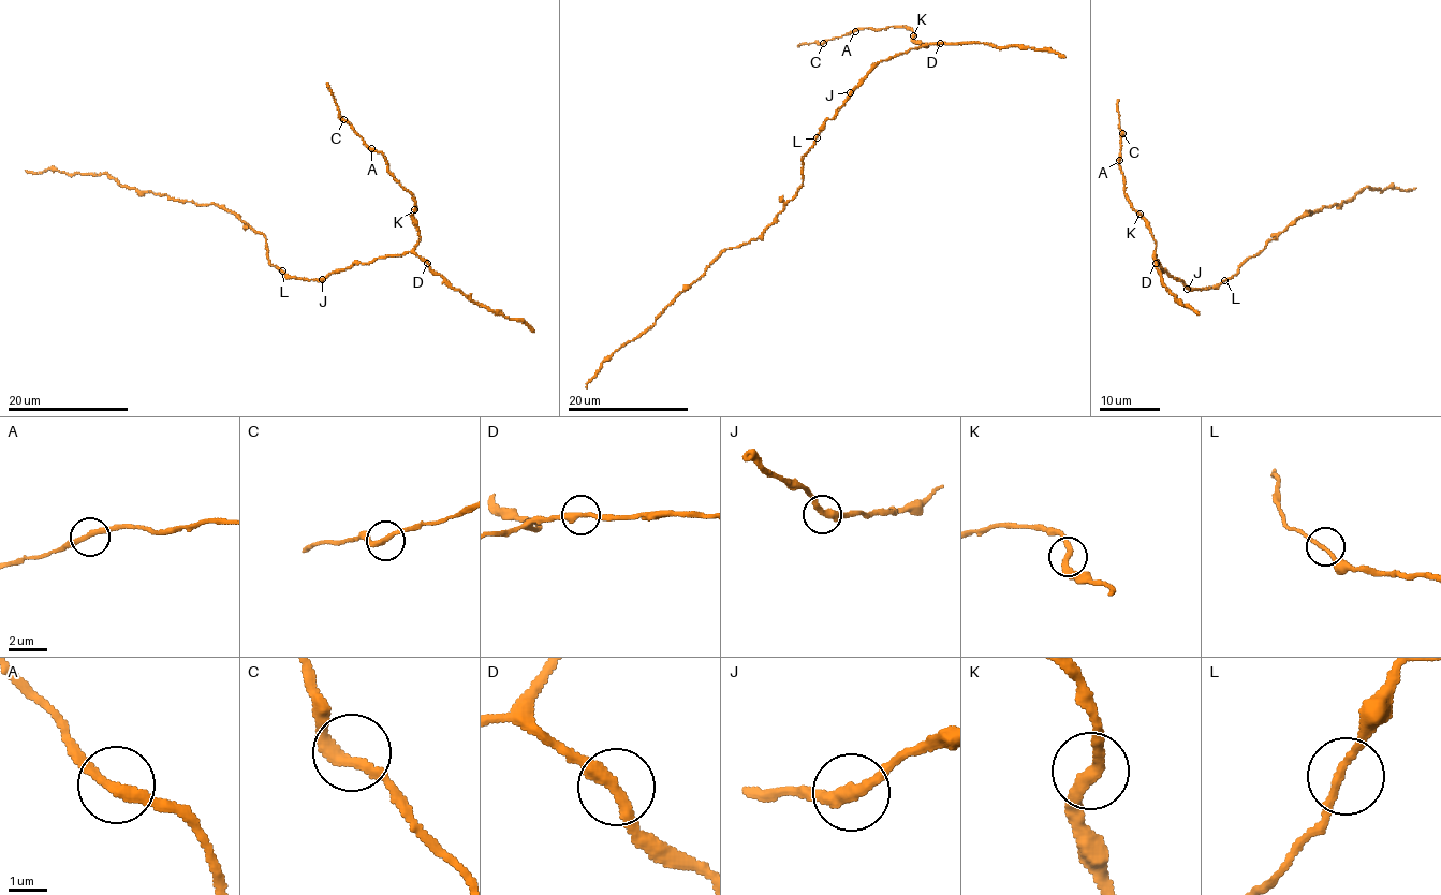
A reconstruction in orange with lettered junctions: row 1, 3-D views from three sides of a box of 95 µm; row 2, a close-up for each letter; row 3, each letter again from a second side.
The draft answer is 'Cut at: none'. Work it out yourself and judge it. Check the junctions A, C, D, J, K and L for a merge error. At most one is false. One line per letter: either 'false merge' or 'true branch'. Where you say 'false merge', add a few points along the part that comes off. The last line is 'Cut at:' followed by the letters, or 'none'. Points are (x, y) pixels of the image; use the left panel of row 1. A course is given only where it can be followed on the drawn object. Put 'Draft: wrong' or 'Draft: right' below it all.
A: true branch
C: true branch
D: true branch
J: true branch
K: true branch
L: true branch
Cut at: none
Draft: right

